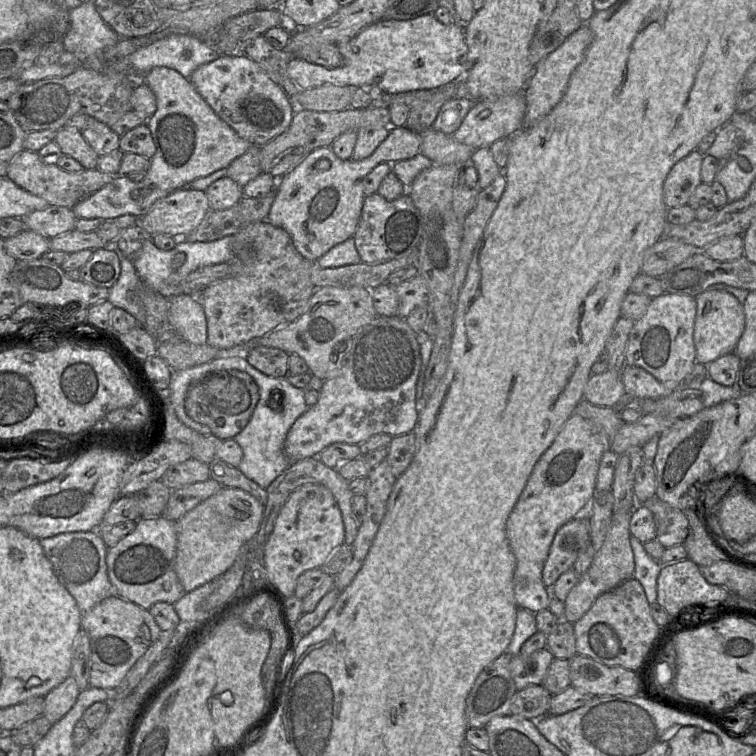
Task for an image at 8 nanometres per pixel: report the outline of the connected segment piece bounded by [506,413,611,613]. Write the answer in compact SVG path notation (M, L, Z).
M573 413L553 443L535 464L527 484L506 522L506 535L516 558L514 594L519 608L531 612L548 609L554 597L542 577L557 530L575 517L591 518L591 498L602 455L610 449L605 431Z

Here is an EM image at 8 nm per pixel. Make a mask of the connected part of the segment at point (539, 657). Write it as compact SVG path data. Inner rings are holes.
M547 647L530 655L512 656L510 672L516 688L522 690L530 685L540 685L554 658Z

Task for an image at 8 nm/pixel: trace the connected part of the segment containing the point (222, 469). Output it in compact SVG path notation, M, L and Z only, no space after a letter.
M214 458L208 467L210 478L219 482L223 487L240 488L265 505L267 501L266 489L247 478L238 467L232 467L218 458Z

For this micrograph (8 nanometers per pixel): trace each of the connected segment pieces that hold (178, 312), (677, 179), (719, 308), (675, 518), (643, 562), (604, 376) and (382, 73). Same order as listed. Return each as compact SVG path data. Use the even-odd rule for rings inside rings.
M179 294L170 300L169 320L178 335L195 345L207 343L207 320L196 295Z
M695 149L671 168L663 185L664 202L668 208L688 203L694 190L702 182L703 157L704 154Z
M708 289L696 297L694 325L696 362L708 366L721 356L733 353L745 329L744 305L732 294Z
M656 495L643 505L653 513L656 539L665 548L684 543L689 533L689 523L682 510L663 502Z
M632 535L630 545L634 555L633 578L642 585L649 604L654 604L657 602L657 579L663 565L650 558L644 545Z
M608 369L591 375L584 390L584 399L595 406L615 408L626 395L621 371Z
M425 14L422 16L419 16L417 18L411 19L411 20L380 20L377 21L362 31L360 31L357 35L355 35L353 38L346 42L341 42L337 44L337 48L339 52L342 54L344 58L344 64L341 67L338 68L326 68L324 66L311 63L303 58L293 58L290 60L288 64L288 74L293 81L293 83L298 86L301 90L307 90L307 89L313 89L321 87L324 84L333 84L336 86L355 86L355 87L361 87L361 86L373 86L373 87L379 87L382 91L385 92L387 95L396 95L400 93L406 93L411 91L418 91L418 90L431 90L436 89L442 85L445 85L447 83L450 83L455 80L461 80L461 78L464 78L466 72L468 71L468 46L466 44L465 38L464 38L464 28L461 26L458 26L455 23L451 23L449 25L444 25L440 21L436 19L434 14Z

